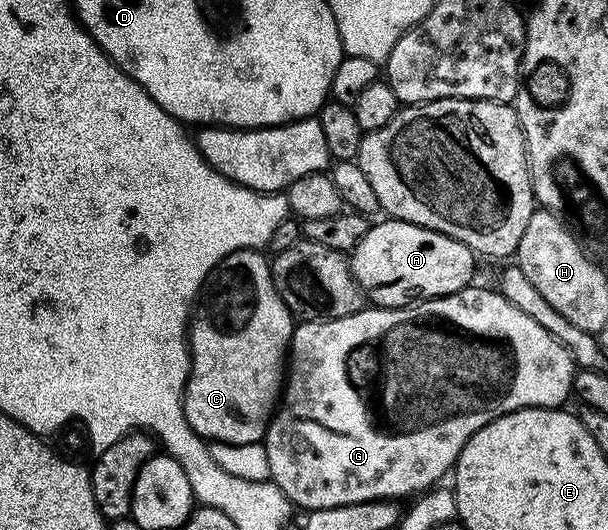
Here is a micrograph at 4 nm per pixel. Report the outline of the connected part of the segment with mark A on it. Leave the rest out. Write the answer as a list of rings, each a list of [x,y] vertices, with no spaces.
[[[384,218],[381,224],[373,223],[368,233],[350,253],[352,276],[365,297],[377,308],[402,308],[421,298],[449,296],[469,287],[476,272],[477,257],[462,242],[441,232],[423,228],[410,222]]]

